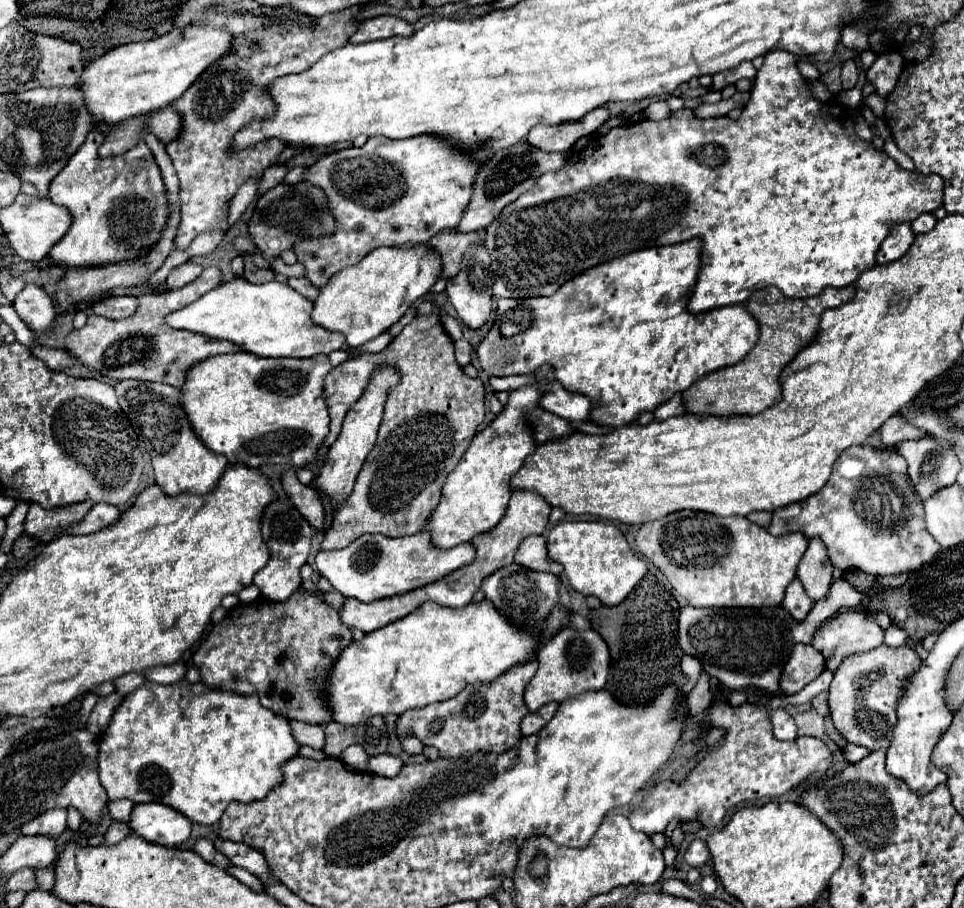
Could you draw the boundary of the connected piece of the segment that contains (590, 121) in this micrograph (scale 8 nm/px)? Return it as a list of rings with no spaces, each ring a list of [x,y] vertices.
[[[602,105],[600,109],[594,109],[592,113],[586,113],[580,121],[566,121],[560,125],[536,125],[530,129],[526,141],[532,147],[546,149],[546,151],[568,151],[580,137],[592,135],[598,131],[606,119],[610,117],[608,105]]]

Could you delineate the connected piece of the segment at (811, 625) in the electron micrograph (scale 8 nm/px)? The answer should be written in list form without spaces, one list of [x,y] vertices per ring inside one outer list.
[[[836,579],[828,597],[816,601],[804,621],[794,621],[794,617],[782,605],[760,609],[684,607],[678,617],[678,643],[684,653],[696,657],[702,663],[710,677],[716,677],[730,689],[754,685],[770,693],[780,693],[780,675],[792,655],[794,645],[810,643],[820,621],[836,615],[838,609],[860,605],[862,599],[864,595],[852,589],[844,579]]]

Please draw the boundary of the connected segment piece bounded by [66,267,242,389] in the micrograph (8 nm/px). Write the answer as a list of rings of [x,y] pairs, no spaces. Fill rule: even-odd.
[[[208,267],[202,271],[198,279],[194,279],[192,283],[180,289],[166,289],[158,293],[138,295],[136,297],[138,307],[130,317],[118,319],[118,321],[112,321],[106,317],[88,317],[82,329],[76,329],[66,337],[66,349],[74,357],[78,357],[86,367],[92,367],[104,375],[110,375],[116,381],[122,381],[122,379],[158,381],[180,389],[192,365],[214,355],[242,351],[232,341],[222,341],[200,333],[172,329],[164,321],[166,315],[184,307],[186,303],[196,301],[202,295],[202,291],[214,289],[220,283],[222,283],[222,271],[218,267]]]

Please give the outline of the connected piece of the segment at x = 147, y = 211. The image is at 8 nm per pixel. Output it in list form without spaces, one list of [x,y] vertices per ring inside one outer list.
[[[92,129],[80,149],[70,157],[66,167],[50,183],[50,199],[72,213],[70,231],[50,249],[54,263],[66,267],[104,265],[144,255],[164,229],[166,197],[160,169],[144,141],[136,143],[122,155],[100,157],[98,147],[106,133]]]

